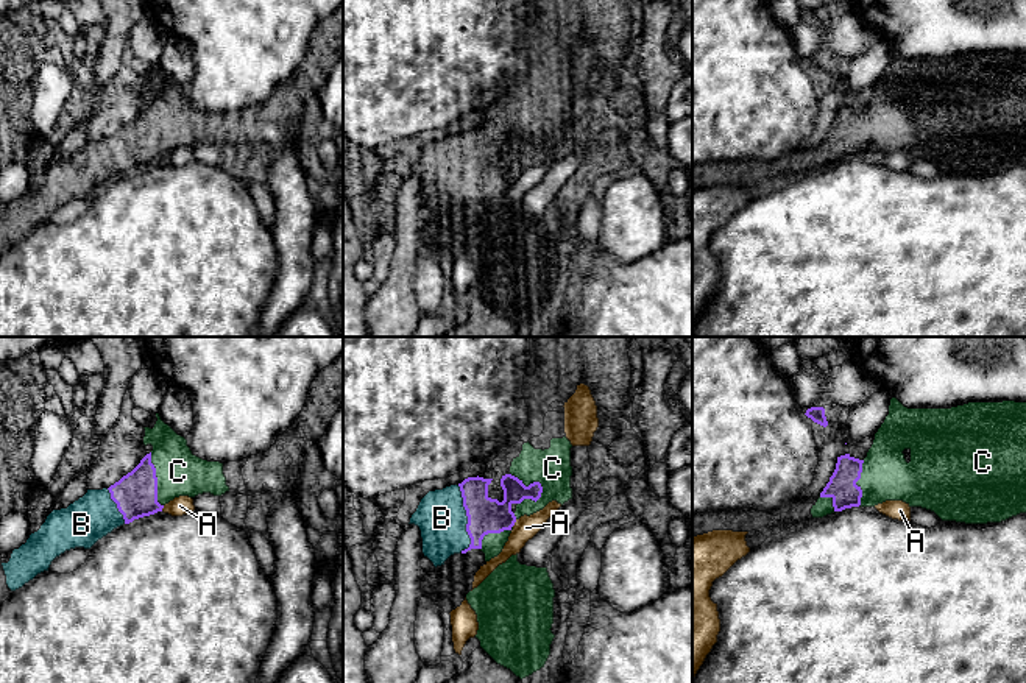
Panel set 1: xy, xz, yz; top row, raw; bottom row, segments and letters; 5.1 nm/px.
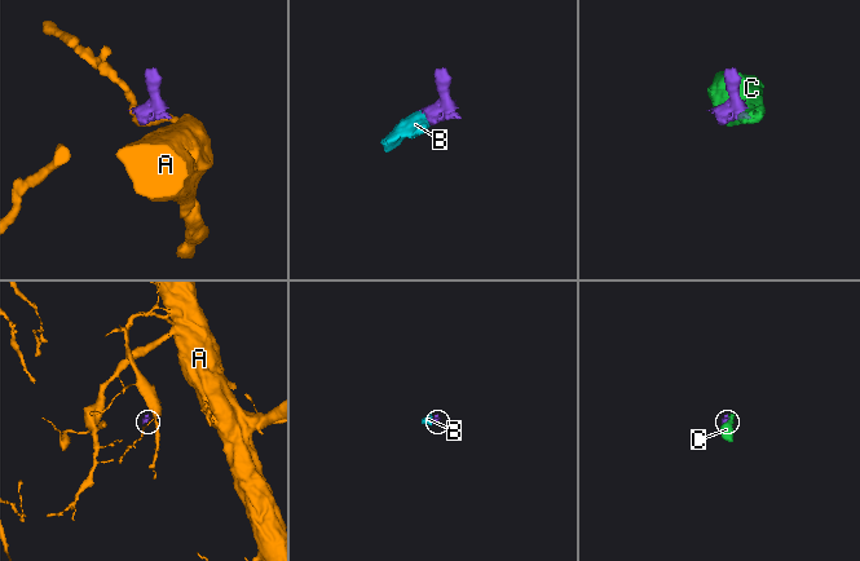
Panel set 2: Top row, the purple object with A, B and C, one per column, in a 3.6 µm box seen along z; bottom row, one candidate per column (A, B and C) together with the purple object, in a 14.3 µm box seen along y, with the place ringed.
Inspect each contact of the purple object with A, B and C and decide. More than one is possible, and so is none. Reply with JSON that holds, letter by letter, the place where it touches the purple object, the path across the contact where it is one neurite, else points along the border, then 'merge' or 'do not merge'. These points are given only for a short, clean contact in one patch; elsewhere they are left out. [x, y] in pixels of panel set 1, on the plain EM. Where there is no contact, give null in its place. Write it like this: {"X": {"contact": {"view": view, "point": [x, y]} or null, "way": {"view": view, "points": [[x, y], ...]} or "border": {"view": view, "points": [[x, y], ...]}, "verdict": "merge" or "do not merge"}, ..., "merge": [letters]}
{"A": {"contact": {"view": "xz", "point": [515, 172]}, "border": {"view": "xz", "points": [[516, 170], [512, 176]]}, "verdict": "do not merge"}, "B": {"contact": {"view": "xz", "point": [468, 169]}, "way": {"view": "xz", "points": [[485, 166], [468, 169], [442, 169]]}, "verdict": "merge"}, "C": {"contact": {"view": "xz", "point": [532, 134]}, "verdict": "merge"}, "merge": ["B", "C"]}

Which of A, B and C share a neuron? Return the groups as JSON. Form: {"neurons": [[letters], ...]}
{"neurons": [["A"], ["B", "C"]]}

